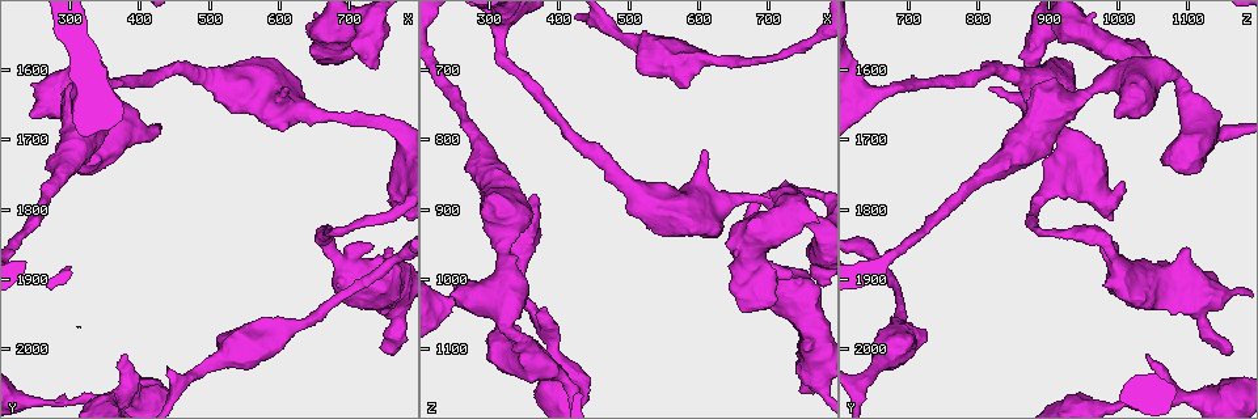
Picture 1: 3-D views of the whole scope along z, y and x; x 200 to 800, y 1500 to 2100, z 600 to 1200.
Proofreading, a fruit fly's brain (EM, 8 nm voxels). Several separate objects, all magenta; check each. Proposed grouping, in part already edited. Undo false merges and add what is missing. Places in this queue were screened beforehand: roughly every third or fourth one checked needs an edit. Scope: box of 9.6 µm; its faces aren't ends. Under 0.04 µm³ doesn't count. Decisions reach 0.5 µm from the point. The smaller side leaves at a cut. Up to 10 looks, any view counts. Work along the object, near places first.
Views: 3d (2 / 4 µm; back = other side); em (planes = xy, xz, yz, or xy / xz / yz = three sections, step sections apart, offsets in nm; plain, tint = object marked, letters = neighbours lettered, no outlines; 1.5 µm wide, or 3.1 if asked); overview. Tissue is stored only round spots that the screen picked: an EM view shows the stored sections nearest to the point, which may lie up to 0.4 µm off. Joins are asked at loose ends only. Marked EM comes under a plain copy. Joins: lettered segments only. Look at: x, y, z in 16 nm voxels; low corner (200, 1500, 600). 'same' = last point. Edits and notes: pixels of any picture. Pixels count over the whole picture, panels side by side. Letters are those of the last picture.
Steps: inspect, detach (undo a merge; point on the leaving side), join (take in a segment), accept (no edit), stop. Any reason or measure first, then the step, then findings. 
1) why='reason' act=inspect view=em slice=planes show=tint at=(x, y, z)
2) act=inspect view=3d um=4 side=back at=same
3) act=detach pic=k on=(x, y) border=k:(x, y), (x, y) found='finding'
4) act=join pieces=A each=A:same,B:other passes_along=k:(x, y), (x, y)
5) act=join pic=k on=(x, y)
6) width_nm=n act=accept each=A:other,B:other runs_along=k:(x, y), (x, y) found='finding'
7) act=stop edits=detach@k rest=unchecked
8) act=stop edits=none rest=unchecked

why='branch stops here' act=inspect view=em slice=planes show=letters at=(380, 2010, 1040)

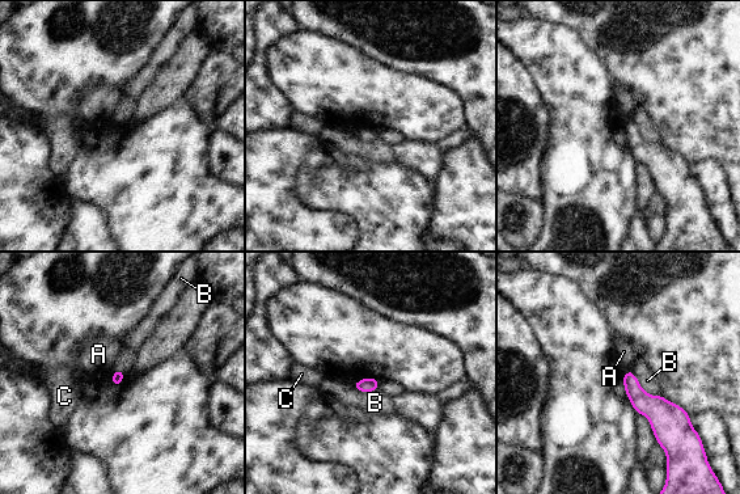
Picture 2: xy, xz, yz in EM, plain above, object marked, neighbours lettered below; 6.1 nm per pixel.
act=accept each=A:other,B:other,C:other border=2:(630, 370), (646, 392), (660, 396) found='none of them fits'

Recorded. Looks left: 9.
why='branch stops here' act=inspect view=em slice=planes show=letters at=(335, 1735, 1065)

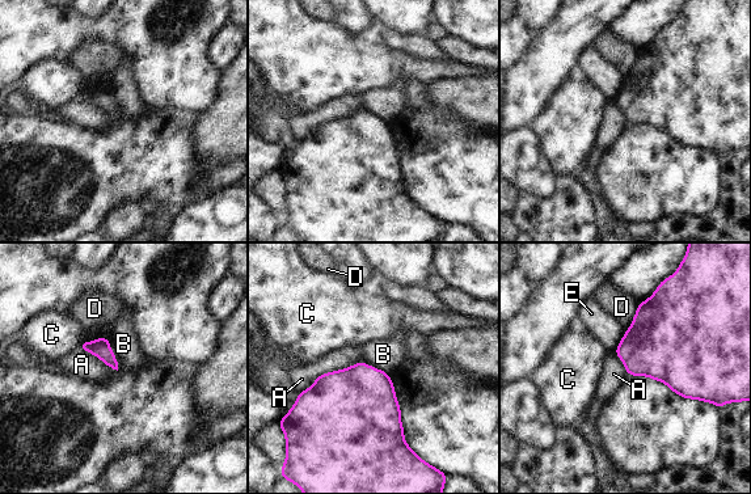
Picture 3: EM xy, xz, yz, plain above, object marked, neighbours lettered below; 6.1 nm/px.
act=accept each=A:other,B:other,C:other,D:other,E:other border=3:(108, 338), (118, 370) found='none of them fits'

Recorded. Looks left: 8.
act=inspect view=3d um=4 at=(745, 1600, 885)

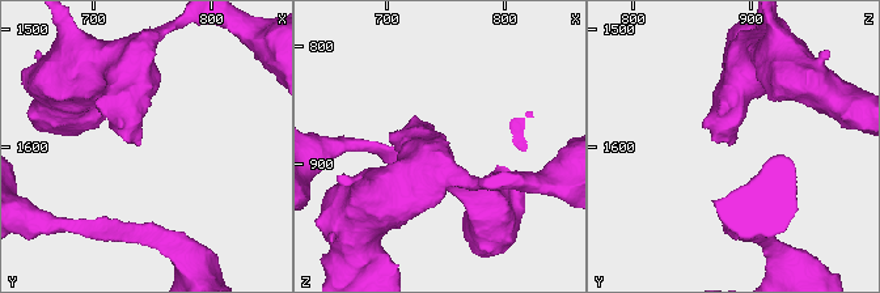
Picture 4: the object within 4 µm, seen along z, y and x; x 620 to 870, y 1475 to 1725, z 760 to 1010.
why='shape alone is not enough' act=inspect view=em slice=planes show=letters at=(742, 1596, 882)

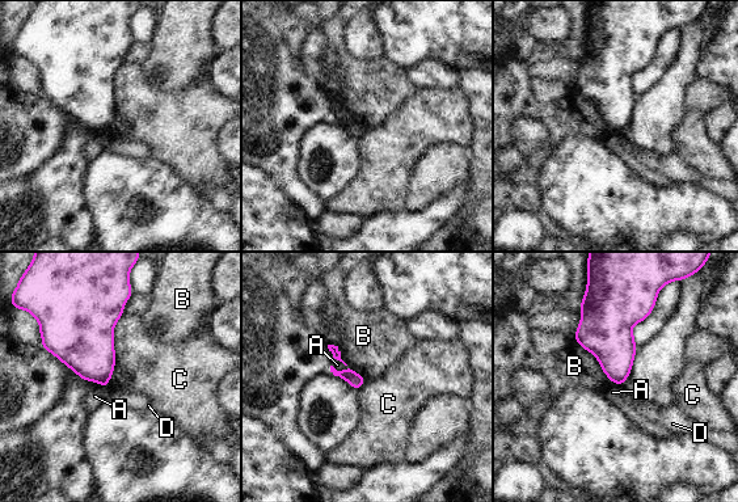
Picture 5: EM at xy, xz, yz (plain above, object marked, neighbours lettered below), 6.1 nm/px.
act=accept each=A:other,B:other,C:other,D:other runs_along=5:(333, 349), (357, 384) found='none of them fits'

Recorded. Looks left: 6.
why='an open end' act=inspect view=3d um=4 at=(660, 1575, 1050)

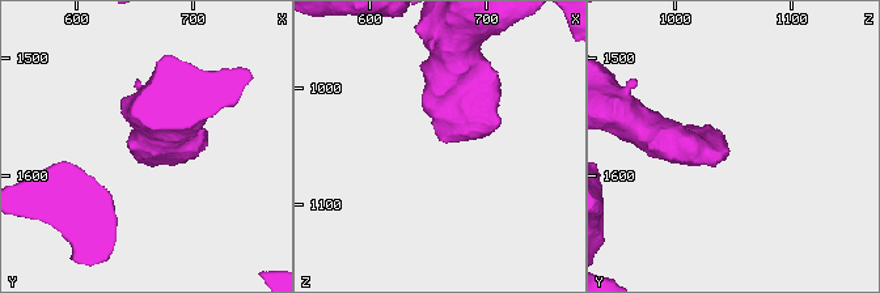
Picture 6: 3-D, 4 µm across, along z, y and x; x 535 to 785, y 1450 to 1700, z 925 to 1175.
why='shape alone is not enough' act=inspect view=em slice=planes show=letters at=(660, 1578, 1046)

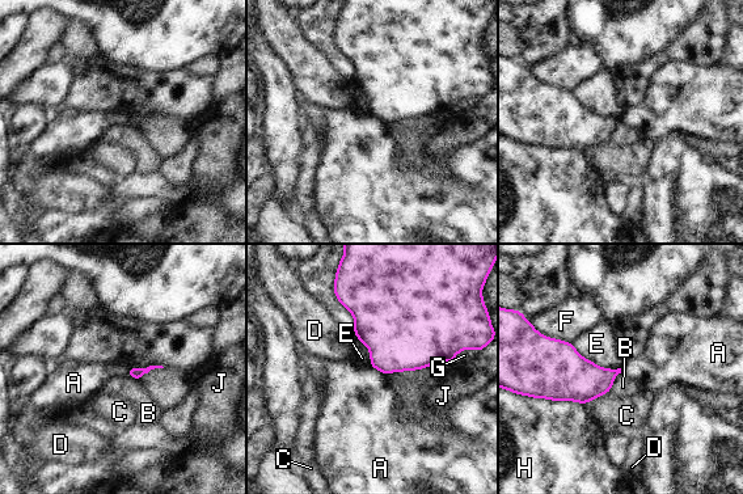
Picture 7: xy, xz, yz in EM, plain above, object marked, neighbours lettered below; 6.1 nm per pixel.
act=accept each=A:other,B:other,C:other,D:other,E:other,F:other,G:other,H:other,J:other found='none of them fits'

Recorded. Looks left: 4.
act=stop edits=none rest=unchecked

